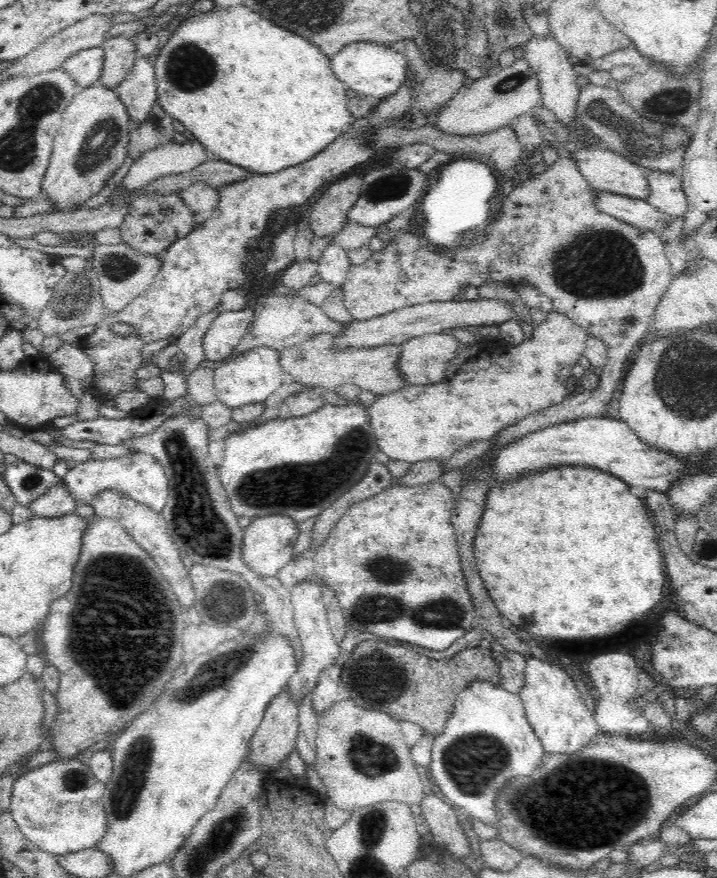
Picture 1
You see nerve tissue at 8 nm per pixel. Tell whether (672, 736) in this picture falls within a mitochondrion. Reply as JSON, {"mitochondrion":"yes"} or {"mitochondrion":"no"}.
{"mitochondrion":"no"}

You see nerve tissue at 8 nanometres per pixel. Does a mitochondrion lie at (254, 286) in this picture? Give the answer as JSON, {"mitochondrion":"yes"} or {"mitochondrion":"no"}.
{"mitochondrion":"no"}

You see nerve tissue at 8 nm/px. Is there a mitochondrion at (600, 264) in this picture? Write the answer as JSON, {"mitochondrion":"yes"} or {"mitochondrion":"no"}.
{"mitochondrion":"yes"}

